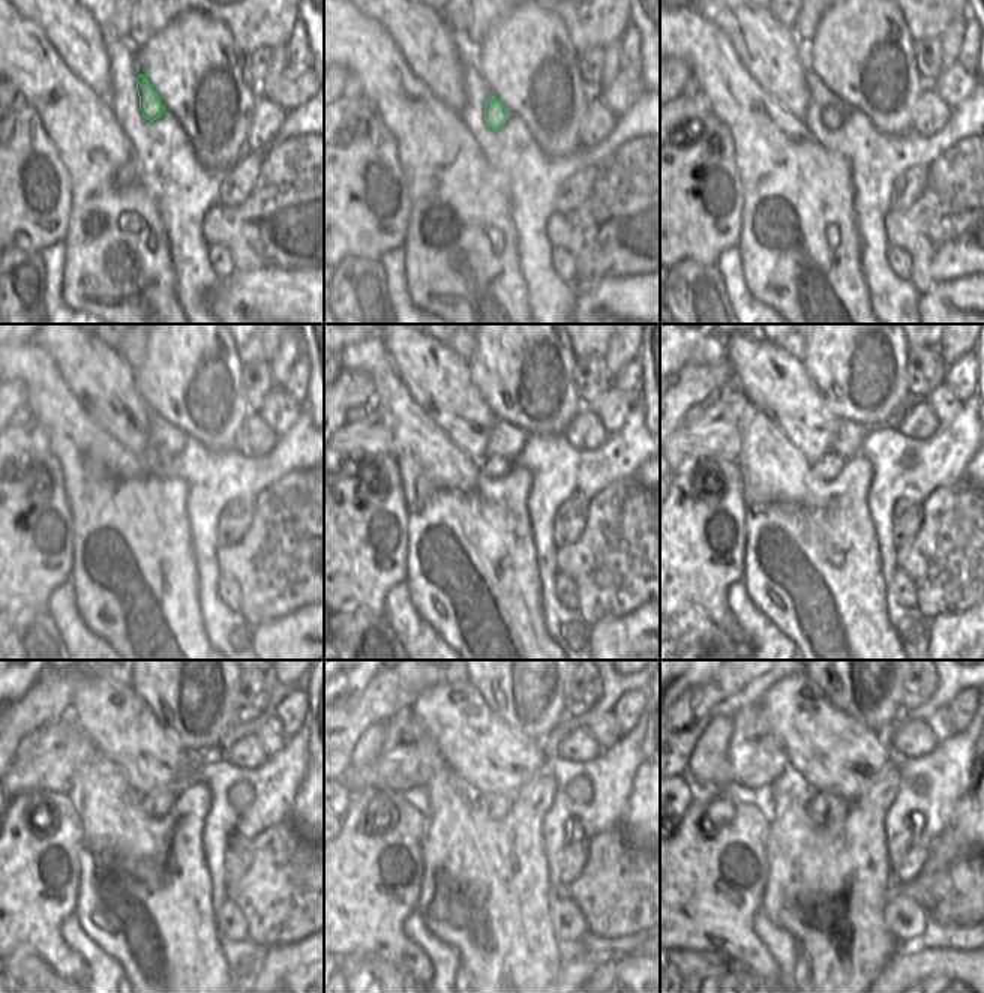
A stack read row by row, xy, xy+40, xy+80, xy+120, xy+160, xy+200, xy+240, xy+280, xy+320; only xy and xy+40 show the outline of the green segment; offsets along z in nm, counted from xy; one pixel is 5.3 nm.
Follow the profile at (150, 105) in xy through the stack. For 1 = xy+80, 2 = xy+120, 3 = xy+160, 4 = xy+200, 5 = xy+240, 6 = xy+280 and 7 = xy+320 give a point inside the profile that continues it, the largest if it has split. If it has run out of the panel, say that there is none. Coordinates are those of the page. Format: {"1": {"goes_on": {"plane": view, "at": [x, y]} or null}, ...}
{"1": {"goes_on": {"plane": "xy+80", "at": [831, 117]}}, "2": {"goes_on": {"plane": "xy+120", "at": [161, 468]}}, "3": {"goes_on": {"plane": "xy+160", "at": [495, 467]}}, "4": {"goes_on": {"plane": "xy+200", "at": [830, 465]}}, "5": {"goes_on": {"plane": "xy+240", "at": [155, 804]}}, "6": {"goes_on": {"plane": "xy+280", "at": [492, 806]}}, "7": {"goes_on": {"plane": "xy+320", "at": [827, 810]}}}

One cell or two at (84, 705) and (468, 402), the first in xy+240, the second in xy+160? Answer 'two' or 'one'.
one

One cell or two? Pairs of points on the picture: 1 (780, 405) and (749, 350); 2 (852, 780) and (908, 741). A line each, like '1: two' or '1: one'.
1: one
2: two

